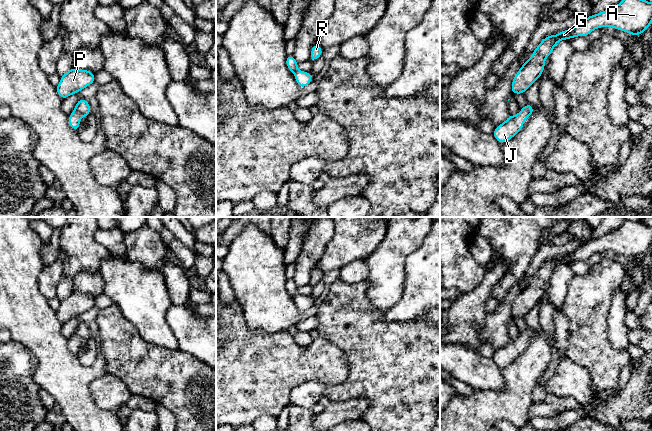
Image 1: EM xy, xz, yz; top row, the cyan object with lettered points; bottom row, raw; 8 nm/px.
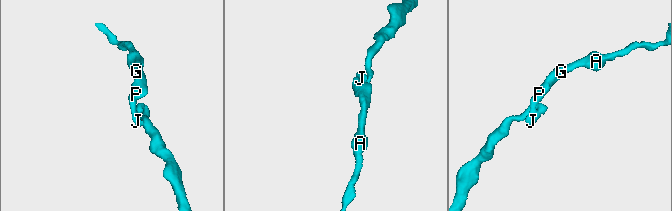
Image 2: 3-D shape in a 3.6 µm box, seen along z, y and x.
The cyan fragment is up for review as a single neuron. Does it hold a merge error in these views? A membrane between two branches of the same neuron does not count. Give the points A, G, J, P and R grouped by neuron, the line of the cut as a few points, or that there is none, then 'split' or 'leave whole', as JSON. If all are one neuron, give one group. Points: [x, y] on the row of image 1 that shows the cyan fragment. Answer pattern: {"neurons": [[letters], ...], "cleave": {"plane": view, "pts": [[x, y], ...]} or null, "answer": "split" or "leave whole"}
{"neurons": [["A", "G", "J", "P", "R"]], "cleave": null, "answer": "leave whole"}

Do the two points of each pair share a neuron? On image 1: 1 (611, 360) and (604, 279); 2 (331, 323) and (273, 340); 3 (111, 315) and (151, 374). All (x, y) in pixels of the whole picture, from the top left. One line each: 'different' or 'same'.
1: same
2: different
3: same

